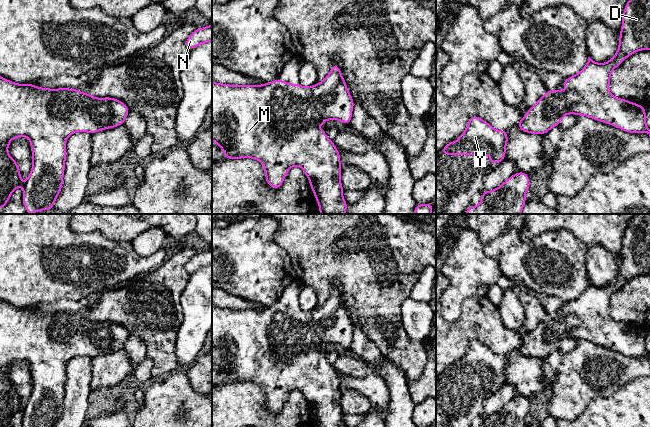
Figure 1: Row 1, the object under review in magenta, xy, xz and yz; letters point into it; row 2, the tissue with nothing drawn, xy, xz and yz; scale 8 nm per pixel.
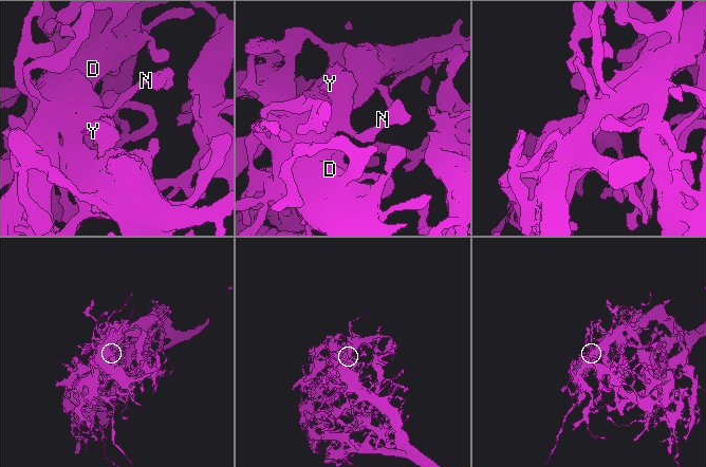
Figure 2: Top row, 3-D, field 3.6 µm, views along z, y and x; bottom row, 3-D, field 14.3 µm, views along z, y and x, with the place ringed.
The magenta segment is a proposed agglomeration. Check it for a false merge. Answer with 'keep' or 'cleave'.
keep

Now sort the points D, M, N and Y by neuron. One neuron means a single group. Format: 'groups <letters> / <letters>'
groups D M N Y

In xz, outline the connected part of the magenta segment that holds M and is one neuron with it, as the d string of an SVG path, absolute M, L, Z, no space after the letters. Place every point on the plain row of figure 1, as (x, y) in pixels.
M338 288L332 289L323 305L309 311L279 303L262 309L212 306L212 365L219 369L226 383L252 382L260 385L265 393L266 406L272 413L279 413L288 394L299 390L310 405L317 427L347 427L343 423L339 374L326 356L317 352L330 343L349 349L354 328Z

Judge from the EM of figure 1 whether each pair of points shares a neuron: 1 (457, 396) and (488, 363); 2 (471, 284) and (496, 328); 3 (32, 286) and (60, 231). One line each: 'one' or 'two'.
1: one
2: two
3: one

